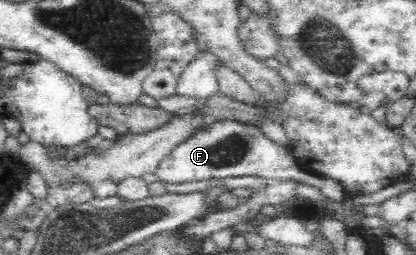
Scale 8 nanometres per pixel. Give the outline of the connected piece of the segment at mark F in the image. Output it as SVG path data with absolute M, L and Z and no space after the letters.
M232 117L202 124L160 159L155 174L158 180L171 184L209 178L234 178L234 176L302 180L307 184L318 186L324 195L332 200L340 202L349 197L345 186L337 180L303 170L288 146L282 147L268 134L264 134L261 123L244 122Z

